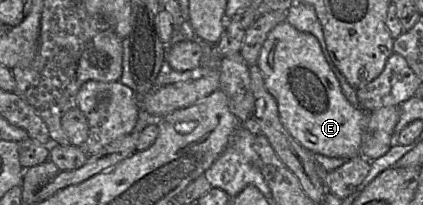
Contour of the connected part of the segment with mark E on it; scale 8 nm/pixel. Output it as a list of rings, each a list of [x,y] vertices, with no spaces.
[[[287,20],[279,23],[268,33],[257,65],[267,89],[277,101],[280,120],[294,139],[314,154],[344,159],[360,155],[368,113],[359,106],[353,106],[346,99],[314,35],[297,30]]]

